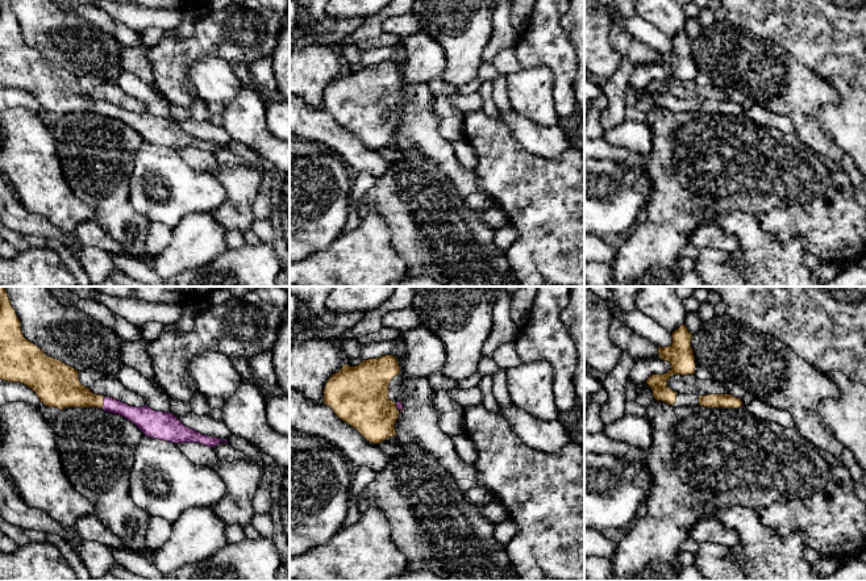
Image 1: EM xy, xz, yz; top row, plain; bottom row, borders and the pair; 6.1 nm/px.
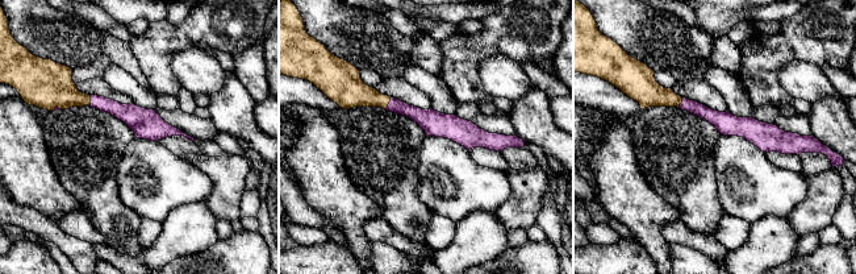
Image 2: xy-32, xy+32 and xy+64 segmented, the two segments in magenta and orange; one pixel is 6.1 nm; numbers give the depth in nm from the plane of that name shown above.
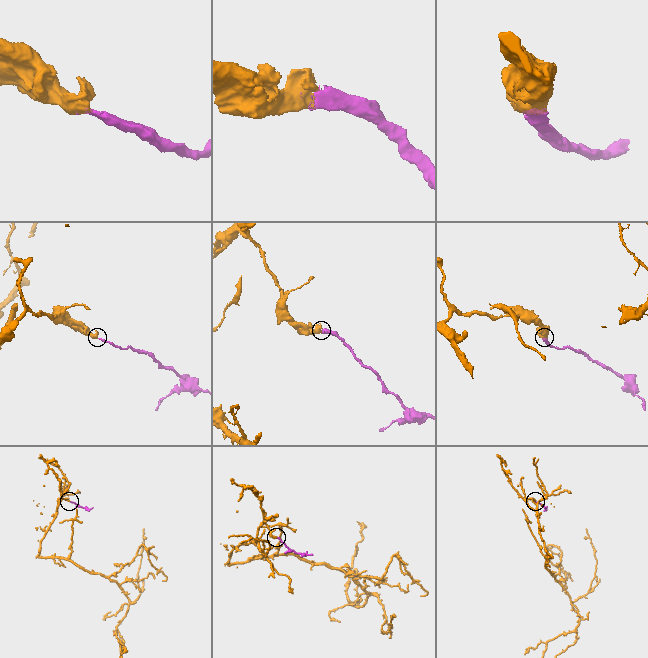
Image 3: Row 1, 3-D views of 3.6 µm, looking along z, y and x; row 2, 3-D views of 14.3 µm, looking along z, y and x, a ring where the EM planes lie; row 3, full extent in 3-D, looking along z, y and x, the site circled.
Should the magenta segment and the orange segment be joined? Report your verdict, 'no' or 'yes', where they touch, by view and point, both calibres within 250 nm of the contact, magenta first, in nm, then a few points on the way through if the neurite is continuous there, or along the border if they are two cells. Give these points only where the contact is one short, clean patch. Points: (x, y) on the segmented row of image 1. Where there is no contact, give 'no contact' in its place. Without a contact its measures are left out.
yes; meets magenta in xy at (104, 402); 130 nm thick on the magenta side, 200 nm on the other

